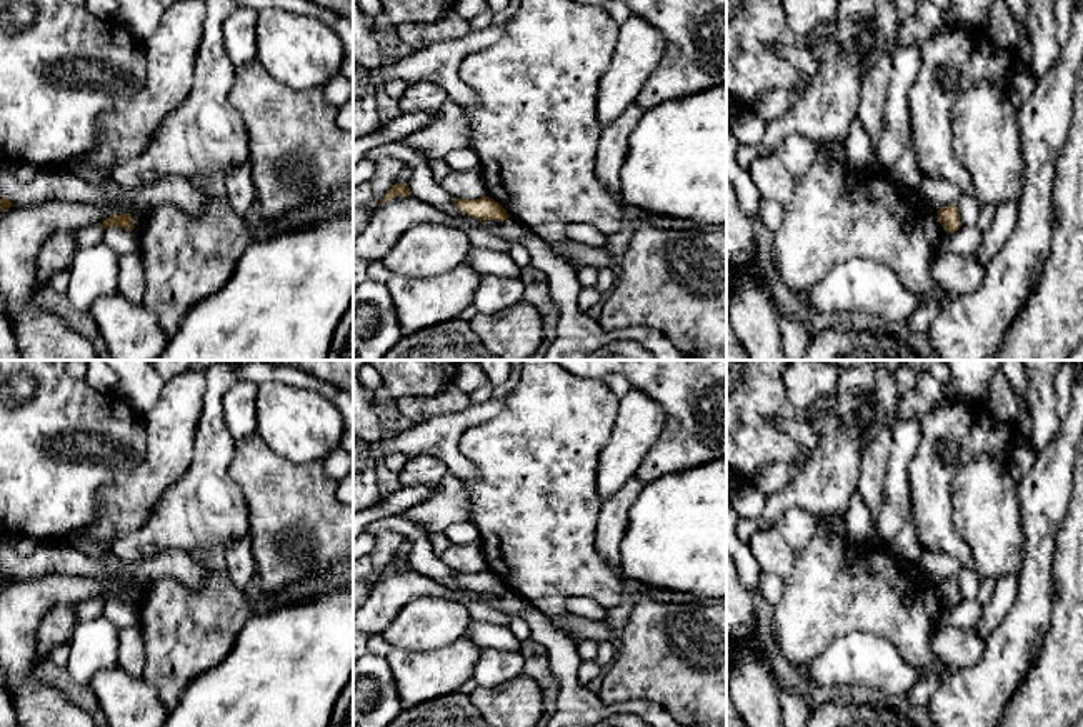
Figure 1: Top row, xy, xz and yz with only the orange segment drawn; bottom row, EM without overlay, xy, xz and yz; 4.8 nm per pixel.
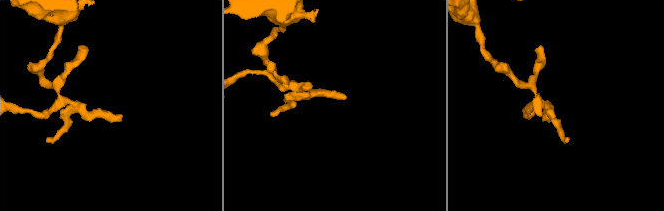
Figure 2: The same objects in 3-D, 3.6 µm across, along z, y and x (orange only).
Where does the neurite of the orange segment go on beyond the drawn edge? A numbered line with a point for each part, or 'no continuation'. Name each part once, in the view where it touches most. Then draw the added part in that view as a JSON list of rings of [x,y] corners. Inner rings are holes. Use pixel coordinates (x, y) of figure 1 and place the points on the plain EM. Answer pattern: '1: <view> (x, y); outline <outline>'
no continuation

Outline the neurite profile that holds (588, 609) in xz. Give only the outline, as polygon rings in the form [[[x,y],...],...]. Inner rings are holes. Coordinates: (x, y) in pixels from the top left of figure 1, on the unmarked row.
[[[571,599],[566,602],[566,614],[586,619],[586,620],[595,620],[595,622],[605,622],[606,619],[606,610],[600,607],[595,600],[591,599]]]

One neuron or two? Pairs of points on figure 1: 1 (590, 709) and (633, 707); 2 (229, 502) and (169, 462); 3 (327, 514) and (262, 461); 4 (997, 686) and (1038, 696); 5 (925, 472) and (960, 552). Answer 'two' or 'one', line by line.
1: one
2: two
3: one
4: two
5: one

